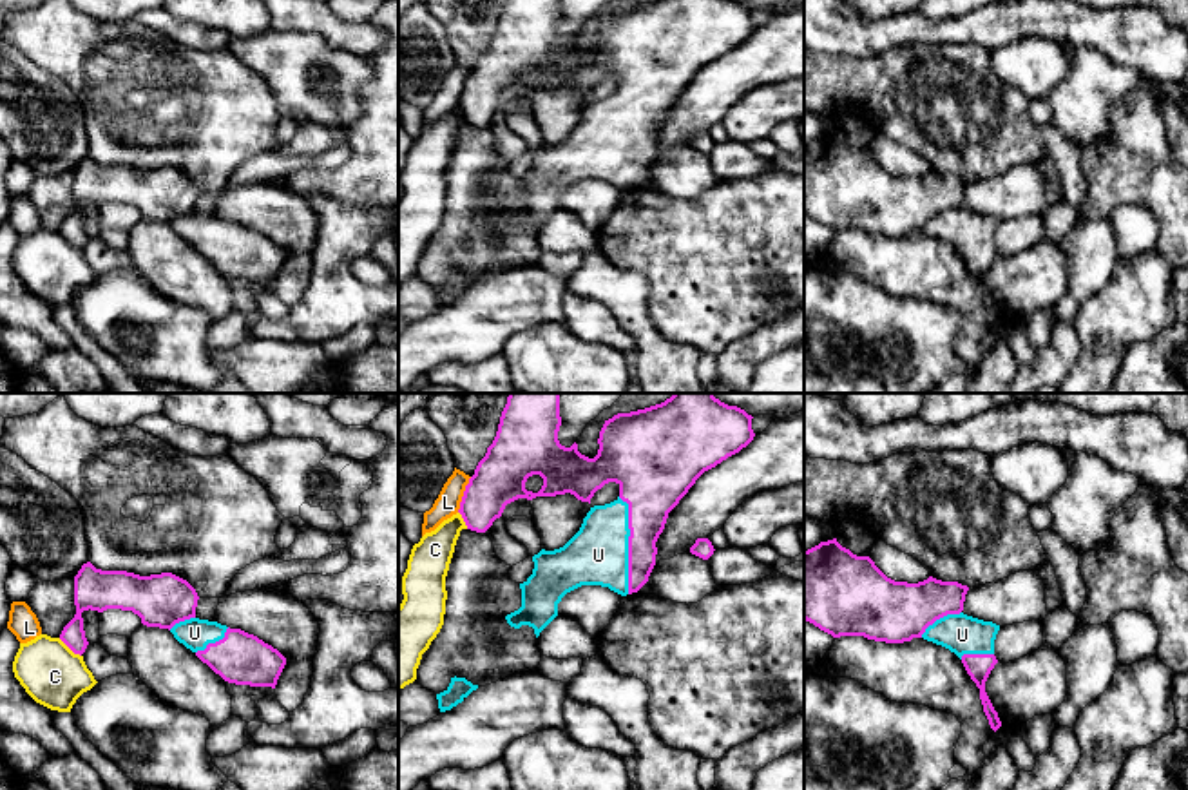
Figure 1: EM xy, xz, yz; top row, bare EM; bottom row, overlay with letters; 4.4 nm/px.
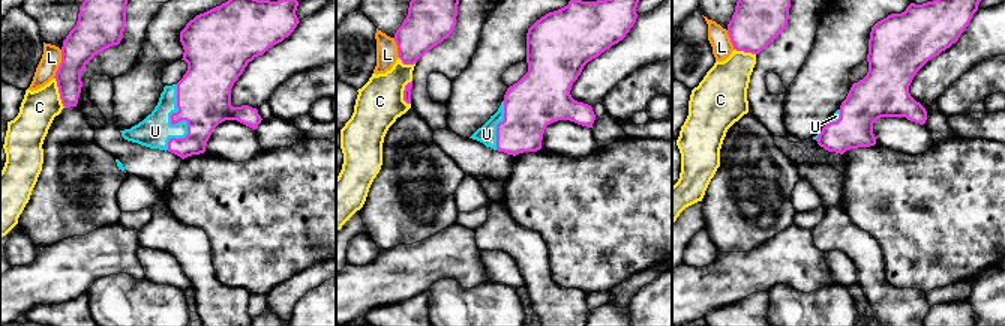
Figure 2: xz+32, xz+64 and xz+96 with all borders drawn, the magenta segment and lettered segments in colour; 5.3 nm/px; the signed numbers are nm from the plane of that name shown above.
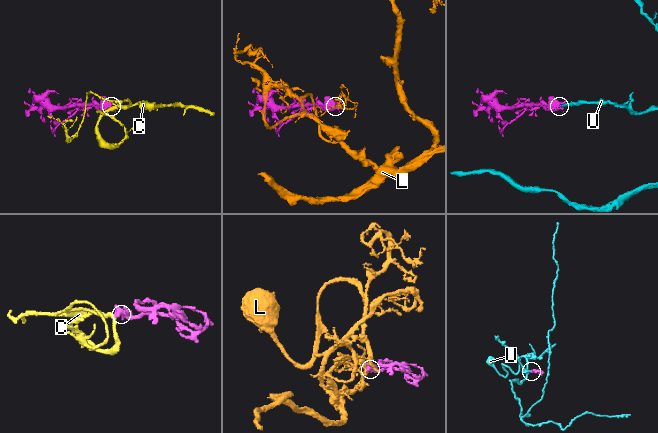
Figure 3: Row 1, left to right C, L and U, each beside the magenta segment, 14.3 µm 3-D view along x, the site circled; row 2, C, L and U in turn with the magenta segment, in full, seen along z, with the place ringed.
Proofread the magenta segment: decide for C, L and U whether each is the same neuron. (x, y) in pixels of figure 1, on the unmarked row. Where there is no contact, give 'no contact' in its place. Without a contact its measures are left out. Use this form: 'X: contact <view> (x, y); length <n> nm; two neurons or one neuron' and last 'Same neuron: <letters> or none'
C: contact xy (69, 241); length 130 nm; two neurons
L: contact xz (464, 89); length 170 nm; two neurons
U: contact xz (629, 138); length 440 nm; one neuron
Same neuron: U

